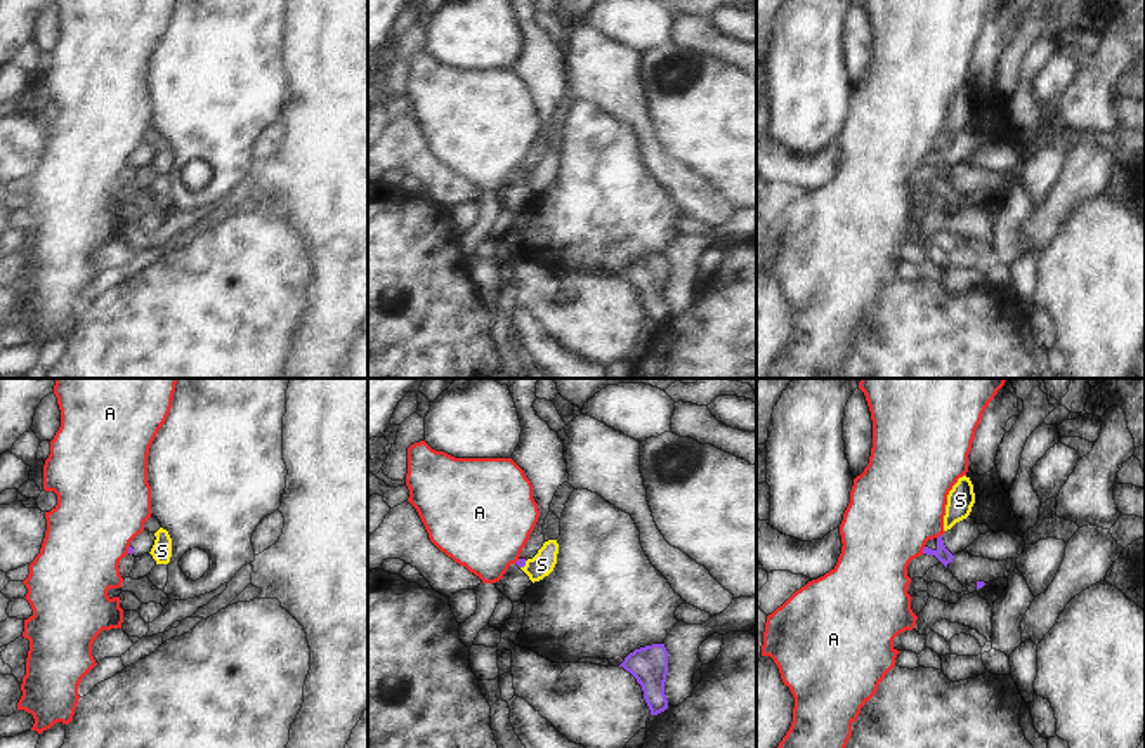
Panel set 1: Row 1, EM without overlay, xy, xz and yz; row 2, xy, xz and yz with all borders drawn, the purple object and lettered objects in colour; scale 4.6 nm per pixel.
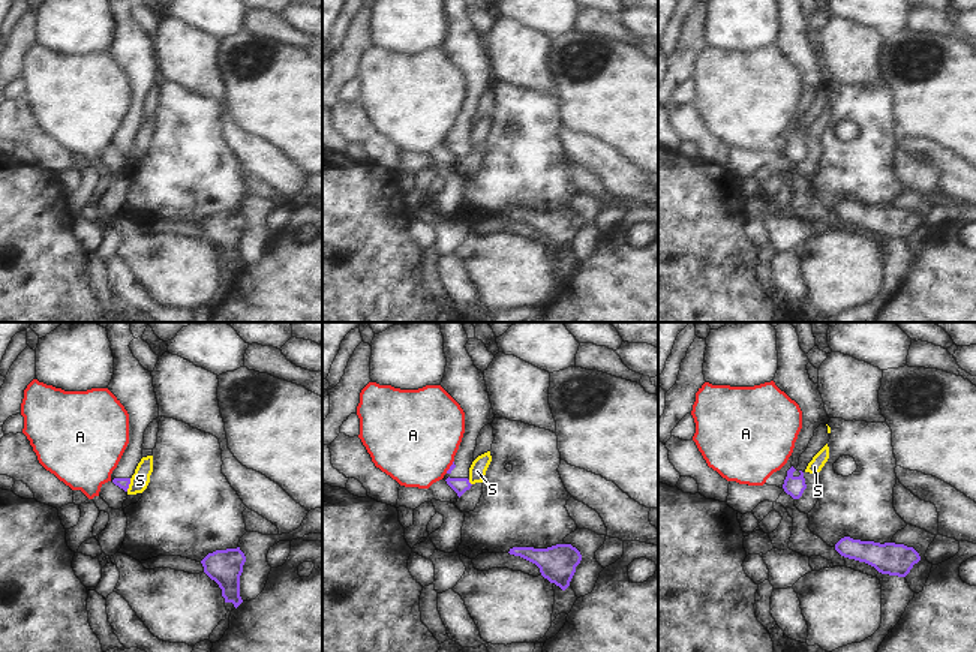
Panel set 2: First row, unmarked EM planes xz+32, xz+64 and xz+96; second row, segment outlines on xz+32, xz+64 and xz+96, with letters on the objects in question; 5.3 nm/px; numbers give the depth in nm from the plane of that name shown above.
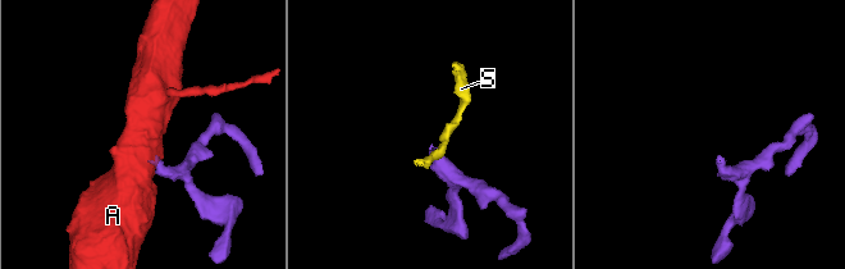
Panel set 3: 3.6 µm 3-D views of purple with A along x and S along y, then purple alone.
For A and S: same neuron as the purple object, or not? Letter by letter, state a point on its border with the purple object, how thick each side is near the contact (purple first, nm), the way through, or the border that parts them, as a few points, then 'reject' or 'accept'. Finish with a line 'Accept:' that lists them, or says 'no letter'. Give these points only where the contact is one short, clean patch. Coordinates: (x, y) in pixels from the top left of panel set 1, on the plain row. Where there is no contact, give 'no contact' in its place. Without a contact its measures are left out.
A: yz (923, 162) | 70/440 nm | along yz (925, 158), (922, 164) | reject
S: xz (524, 176) | 50/110 nm | along xz (526, 172), (521, 179) | reject
Accept: no letter

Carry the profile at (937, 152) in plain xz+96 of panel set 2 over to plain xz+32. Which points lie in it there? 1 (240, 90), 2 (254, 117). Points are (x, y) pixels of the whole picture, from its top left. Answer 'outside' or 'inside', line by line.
1: outside
2: outside

